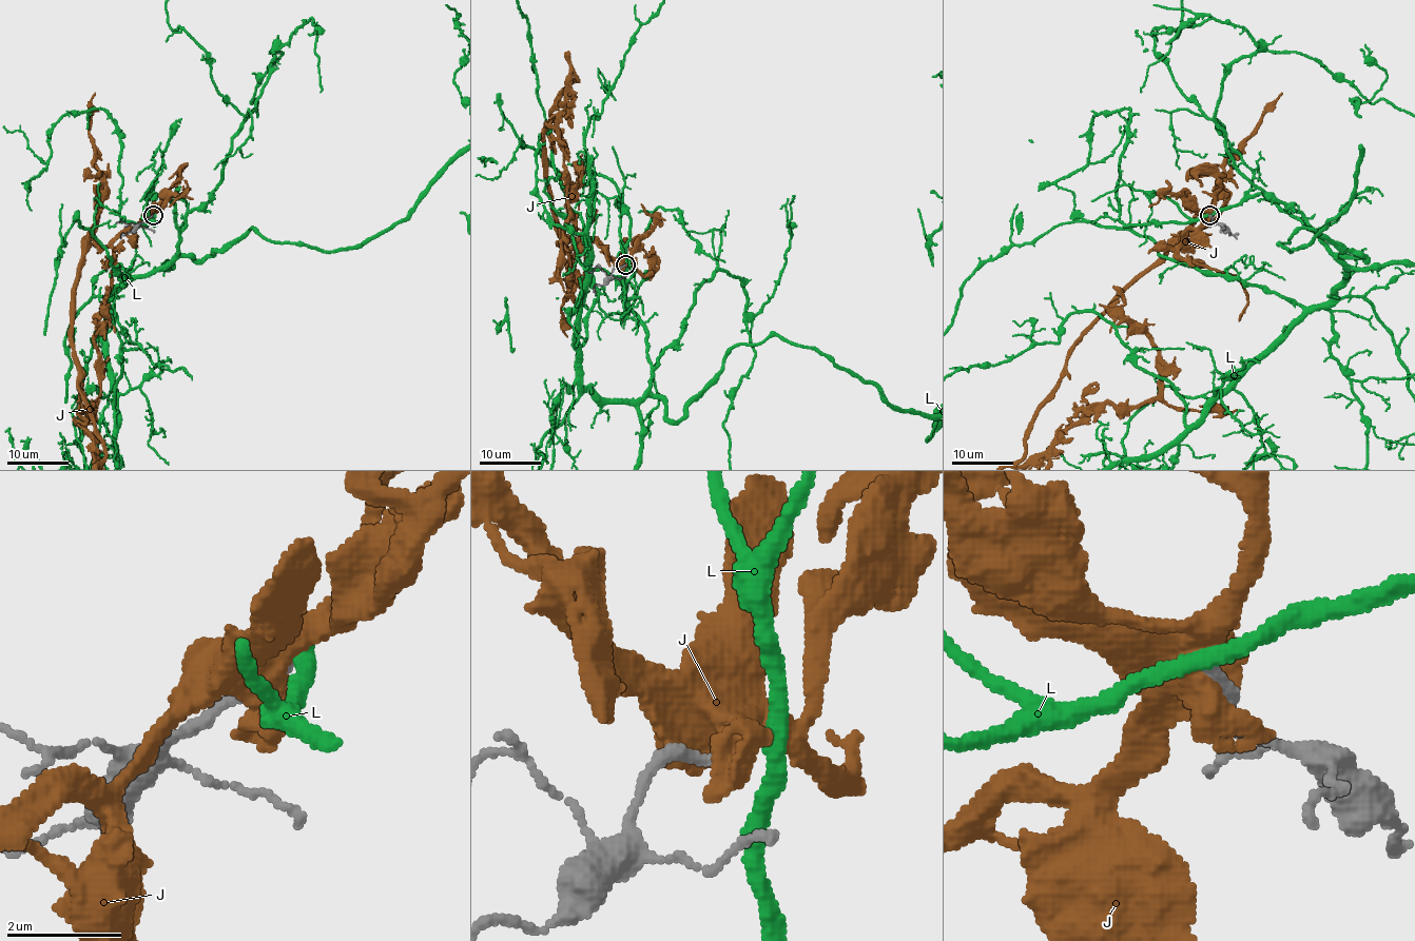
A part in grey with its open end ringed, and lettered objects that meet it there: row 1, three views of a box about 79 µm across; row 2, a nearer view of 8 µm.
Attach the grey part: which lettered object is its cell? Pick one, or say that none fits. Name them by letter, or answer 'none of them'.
none of them

